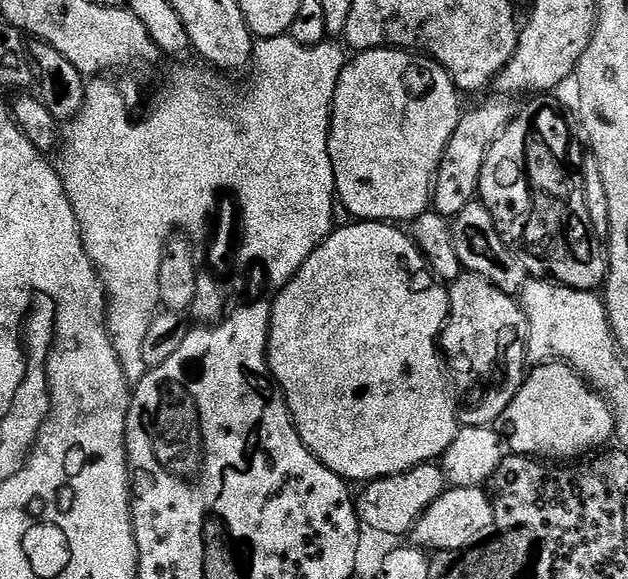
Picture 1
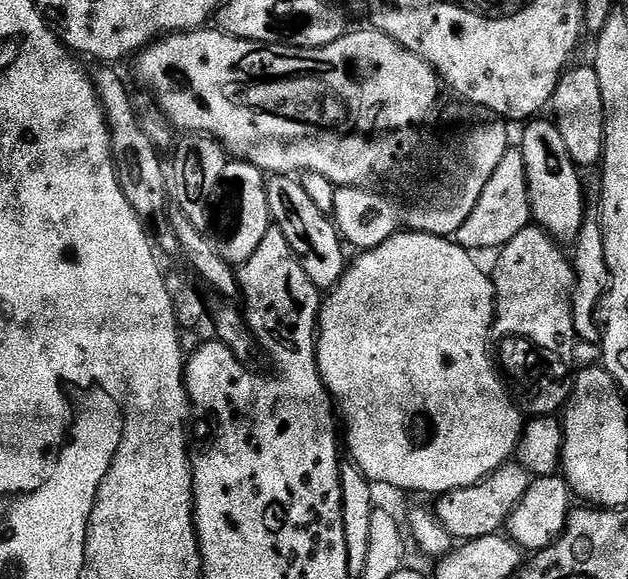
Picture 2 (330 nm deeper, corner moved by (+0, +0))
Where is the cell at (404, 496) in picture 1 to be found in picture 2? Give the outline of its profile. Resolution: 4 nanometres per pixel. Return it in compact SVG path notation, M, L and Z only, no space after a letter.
M509 462L498 466L486 477L479 480L474 486L455 488L449 492L439 493L434 511L437 518L446 526L452 535L453 541L467 542L497 535L507 525L510 514L522 502L526 490L532 485L533 477L529 470L519 462Z

